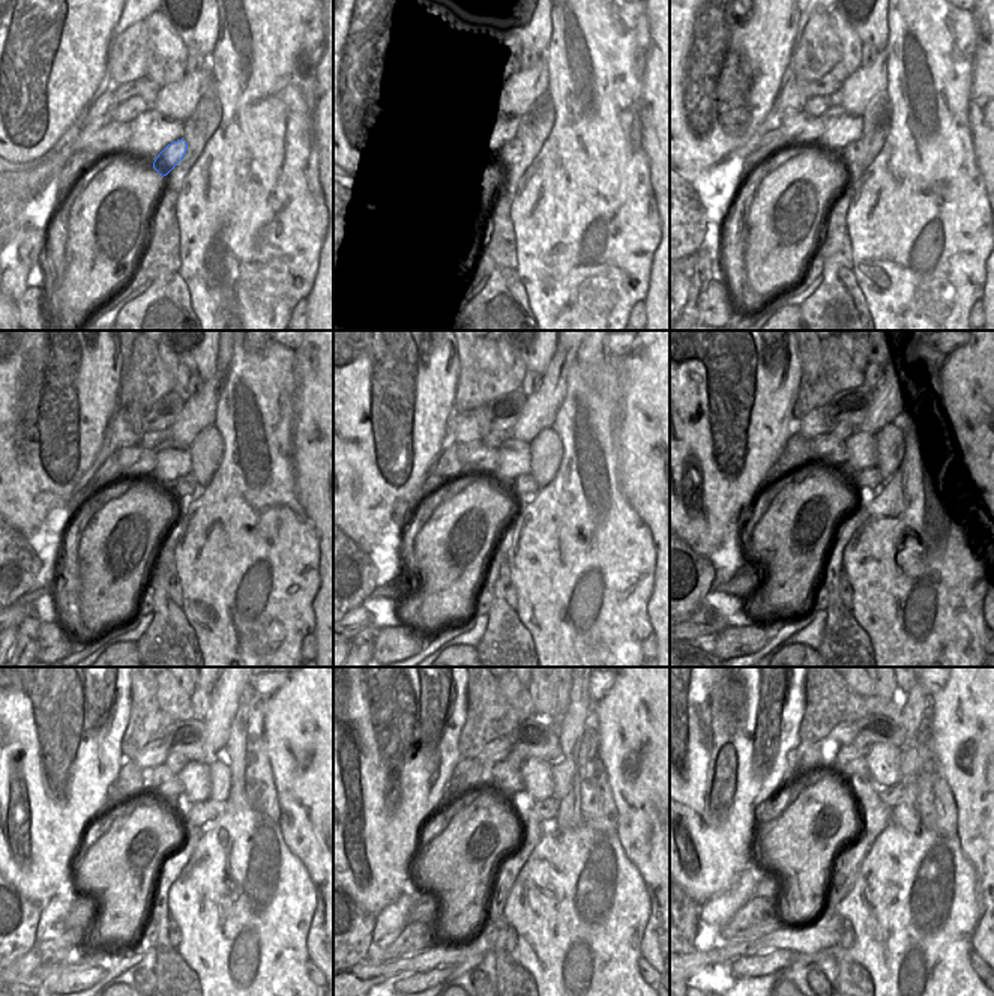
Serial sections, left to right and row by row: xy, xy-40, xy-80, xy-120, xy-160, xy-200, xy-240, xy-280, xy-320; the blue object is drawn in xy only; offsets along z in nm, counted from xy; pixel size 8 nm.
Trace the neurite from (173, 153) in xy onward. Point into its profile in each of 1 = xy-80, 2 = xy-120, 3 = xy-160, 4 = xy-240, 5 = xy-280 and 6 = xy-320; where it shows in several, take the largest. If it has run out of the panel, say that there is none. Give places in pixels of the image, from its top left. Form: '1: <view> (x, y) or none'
1: xy-80 (855, 152)
2: xy-120 (185, 487)
3: xy-160 (523, 487)
4: xy-240 (201, 814)
5: xy-280 (545, 811)
6: xy-320 (892, 795)

